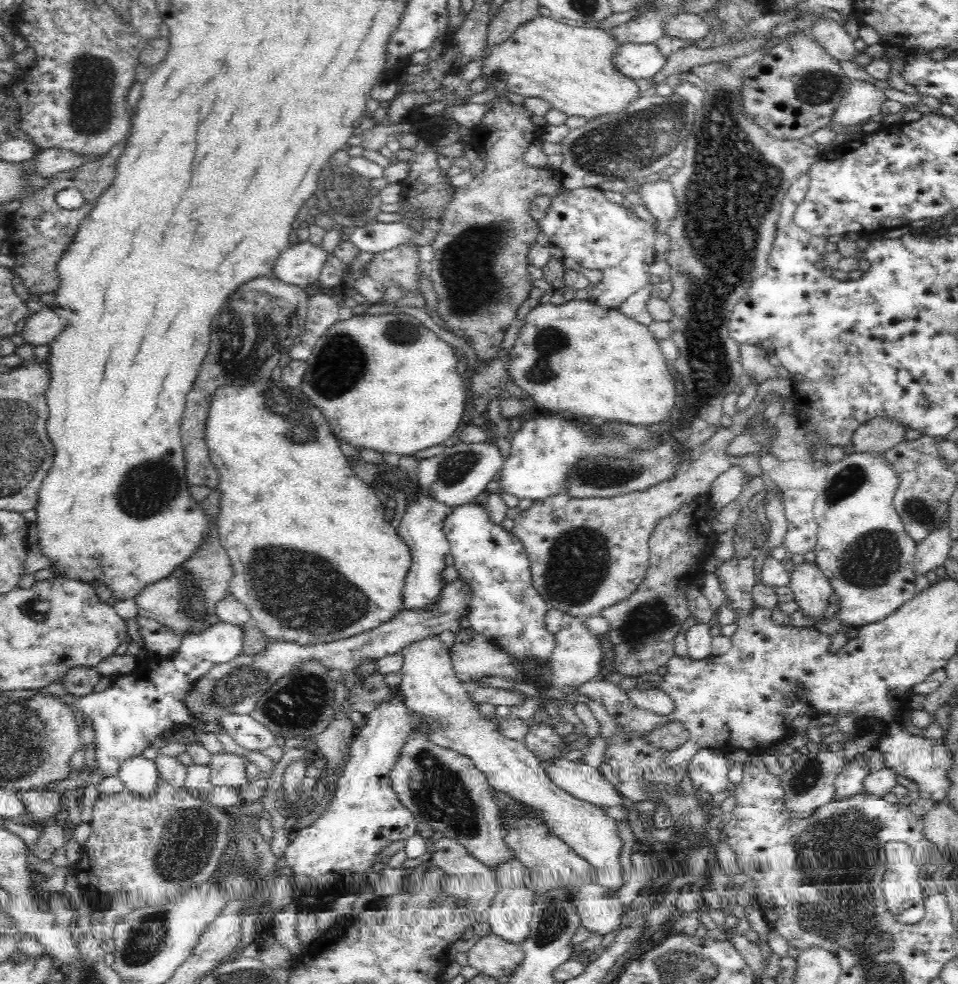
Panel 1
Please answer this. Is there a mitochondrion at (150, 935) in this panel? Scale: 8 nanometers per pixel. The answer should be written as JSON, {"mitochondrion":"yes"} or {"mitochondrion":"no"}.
{"mitochondrion":"yes"}

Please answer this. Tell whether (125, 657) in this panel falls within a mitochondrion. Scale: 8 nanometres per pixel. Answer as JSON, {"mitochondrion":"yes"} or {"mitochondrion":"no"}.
{"mitochondrion":"no"}

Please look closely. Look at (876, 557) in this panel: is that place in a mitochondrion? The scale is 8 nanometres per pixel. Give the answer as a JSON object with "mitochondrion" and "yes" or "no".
{"mitochondrion":"yes"}

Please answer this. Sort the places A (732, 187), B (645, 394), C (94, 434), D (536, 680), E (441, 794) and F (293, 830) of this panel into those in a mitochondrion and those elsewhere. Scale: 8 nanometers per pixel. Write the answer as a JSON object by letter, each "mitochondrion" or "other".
{"A":"mitochondrion","B":"other","C":"other","D":"other","E":"mitochondrion","F":"other"}

